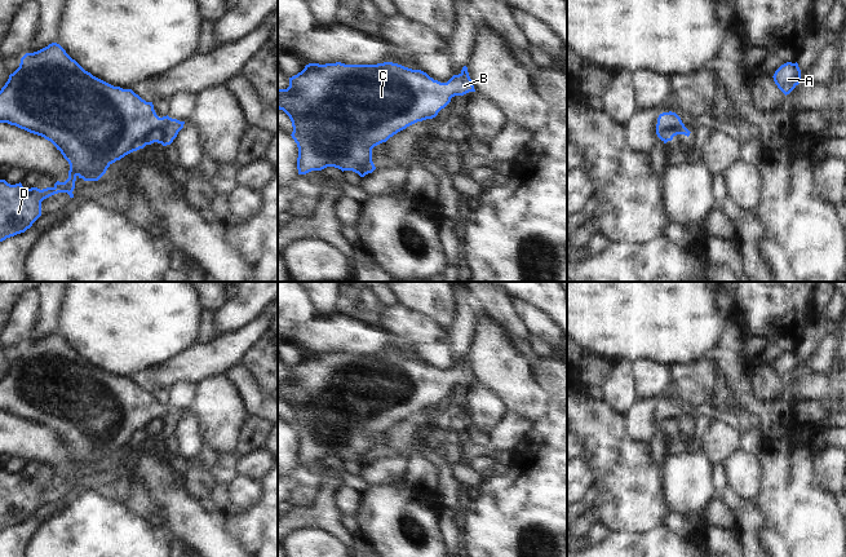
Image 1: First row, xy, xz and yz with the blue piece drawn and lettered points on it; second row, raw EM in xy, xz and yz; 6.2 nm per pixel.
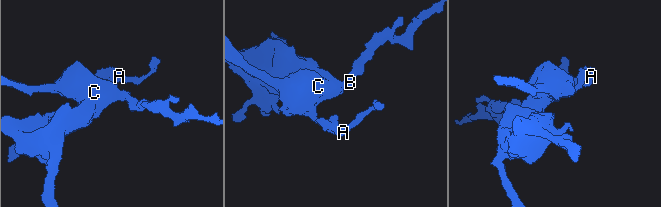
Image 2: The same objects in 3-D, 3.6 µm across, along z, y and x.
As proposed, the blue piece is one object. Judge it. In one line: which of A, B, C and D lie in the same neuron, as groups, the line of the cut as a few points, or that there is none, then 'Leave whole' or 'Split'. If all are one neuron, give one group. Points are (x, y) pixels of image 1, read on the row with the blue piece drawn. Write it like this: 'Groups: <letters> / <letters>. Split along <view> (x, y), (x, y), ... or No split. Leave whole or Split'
Groups: A B C D. No split. Leave whole

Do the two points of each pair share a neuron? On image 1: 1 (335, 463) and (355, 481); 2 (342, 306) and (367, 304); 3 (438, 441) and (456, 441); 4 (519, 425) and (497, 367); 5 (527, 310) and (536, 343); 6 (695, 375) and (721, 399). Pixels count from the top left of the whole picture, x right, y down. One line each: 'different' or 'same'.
1: same
2: same
3: different
4: different
5: different
6: same

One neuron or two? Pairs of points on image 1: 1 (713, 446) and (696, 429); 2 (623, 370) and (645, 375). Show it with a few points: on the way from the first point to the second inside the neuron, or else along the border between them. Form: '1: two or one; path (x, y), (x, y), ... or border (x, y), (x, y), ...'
1: two; border (716, 414), (700, 440)
2: two; border (633, 363), (634, 389), (638, 398)

